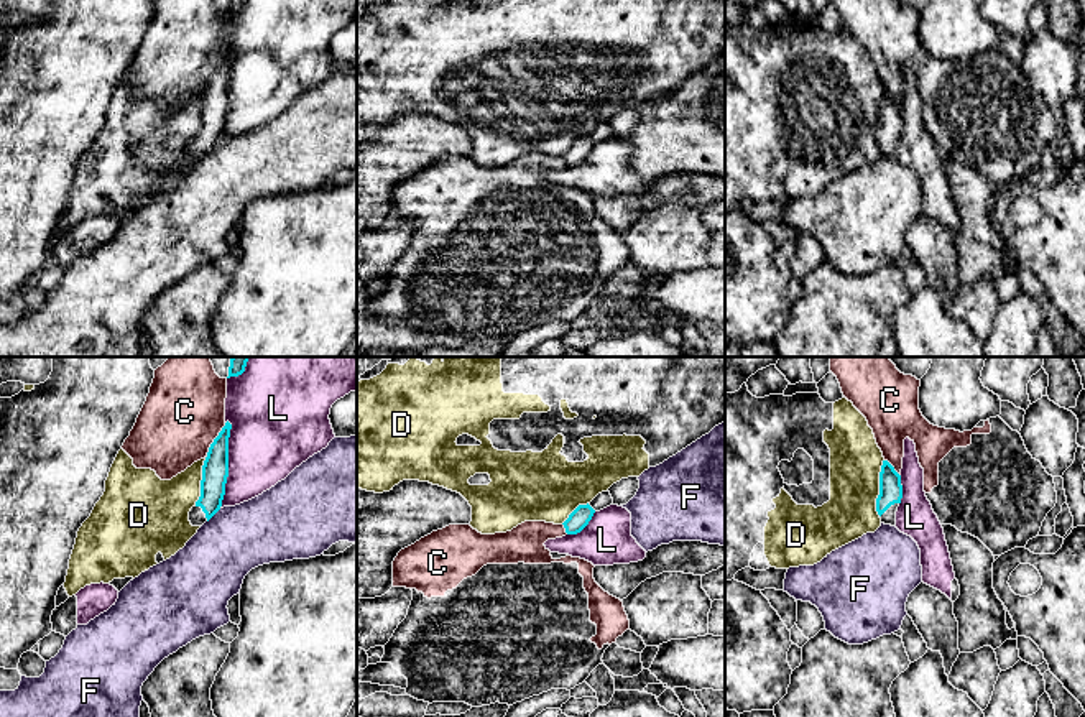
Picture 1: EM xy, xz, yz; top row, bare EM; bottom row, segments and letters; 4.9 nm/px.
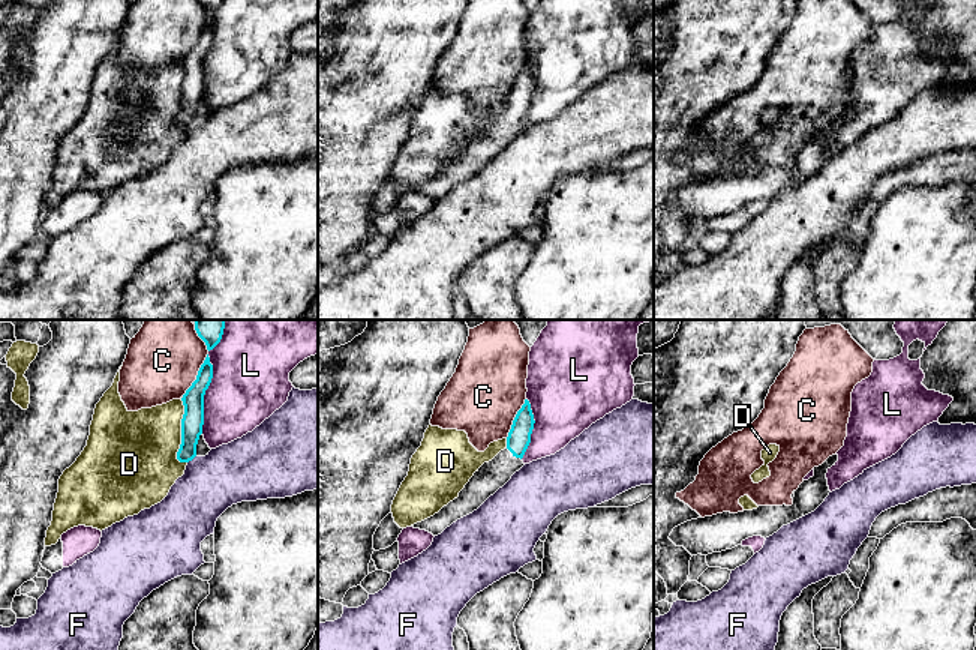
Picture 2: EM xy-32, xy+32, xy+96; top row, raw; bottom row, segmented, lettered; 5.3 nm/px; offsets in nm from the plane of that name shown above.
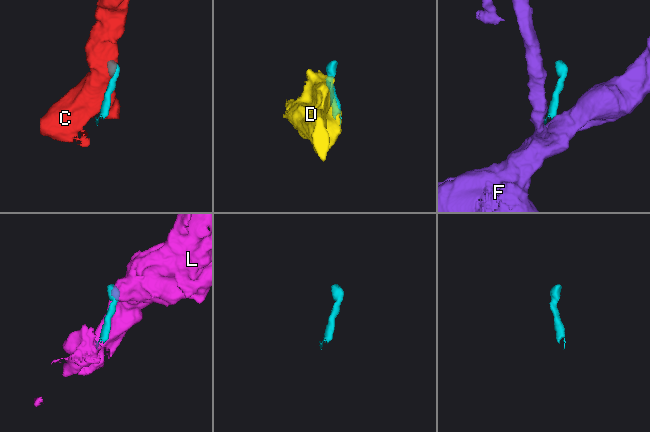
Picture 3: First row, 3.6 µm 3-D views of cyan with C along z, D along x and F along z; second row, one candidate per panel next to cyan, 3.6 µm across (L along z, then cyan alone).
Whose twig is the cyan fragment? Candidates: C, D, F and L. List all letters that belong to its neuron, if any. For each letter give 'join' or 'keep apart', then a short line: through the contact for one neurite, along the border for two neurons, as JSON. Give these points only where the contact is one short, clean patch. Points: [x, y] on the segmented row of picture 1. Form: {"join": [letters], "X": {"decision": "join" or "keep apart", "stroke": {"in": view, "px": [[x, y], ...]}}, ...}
{"join": [], "C": {"decision": "keep apart"}, "D": {"decision": "keep apart"}, "F": {"decision": "keep apart", "stroke": {"in": "xy", "px": [[221, 508], [207, 522]]}}, "L": {"decision": "keep apart"}}

